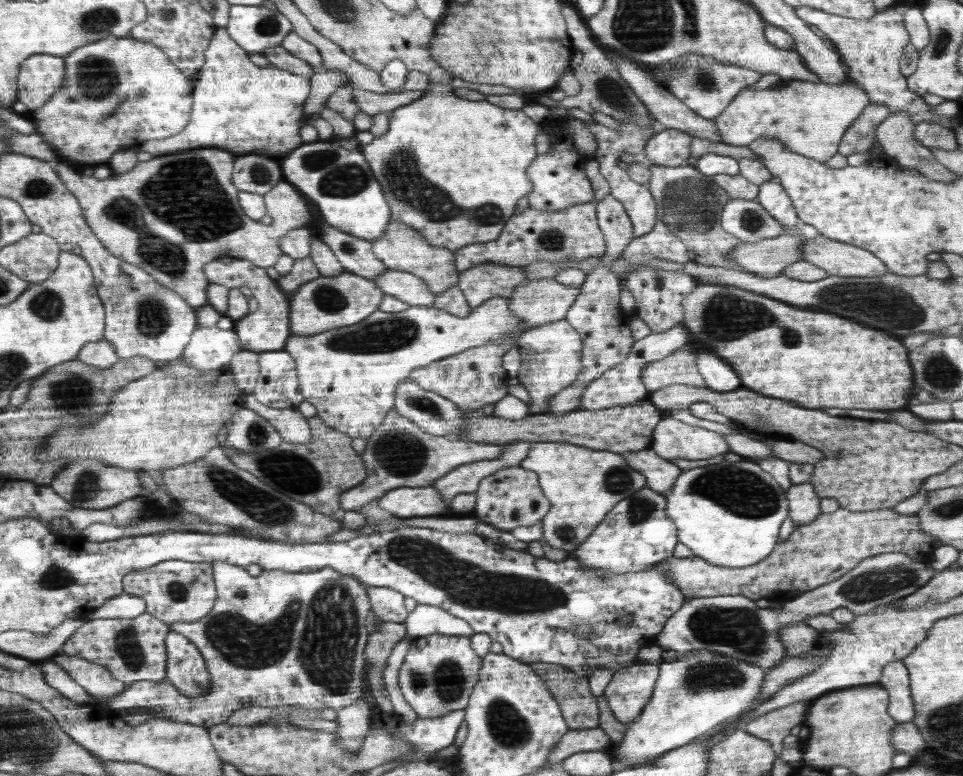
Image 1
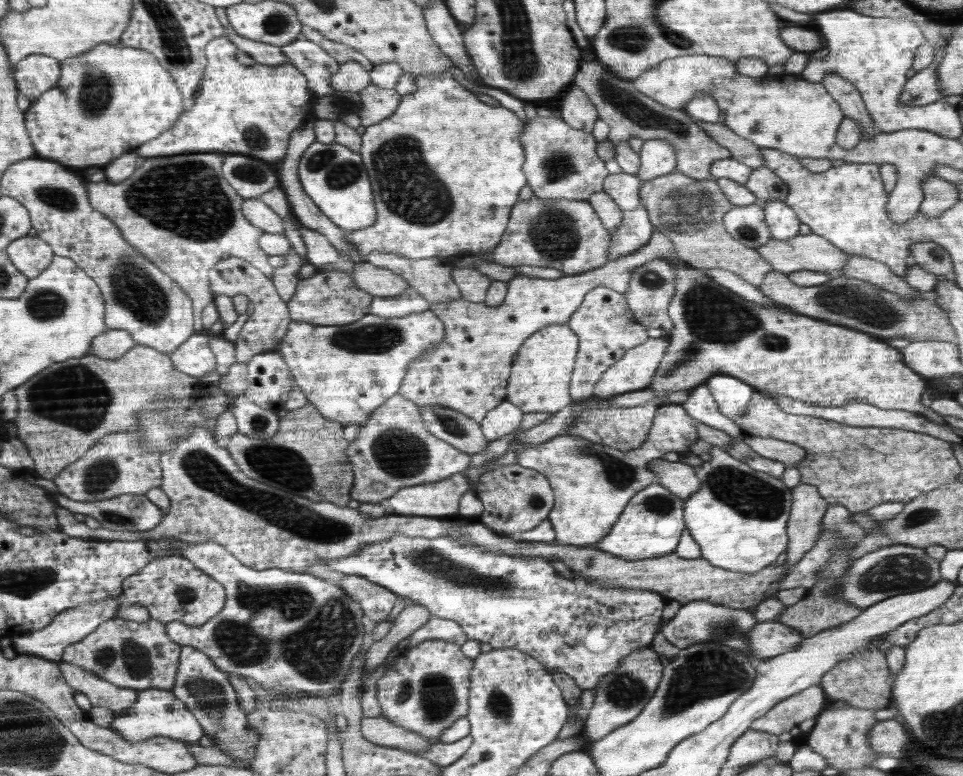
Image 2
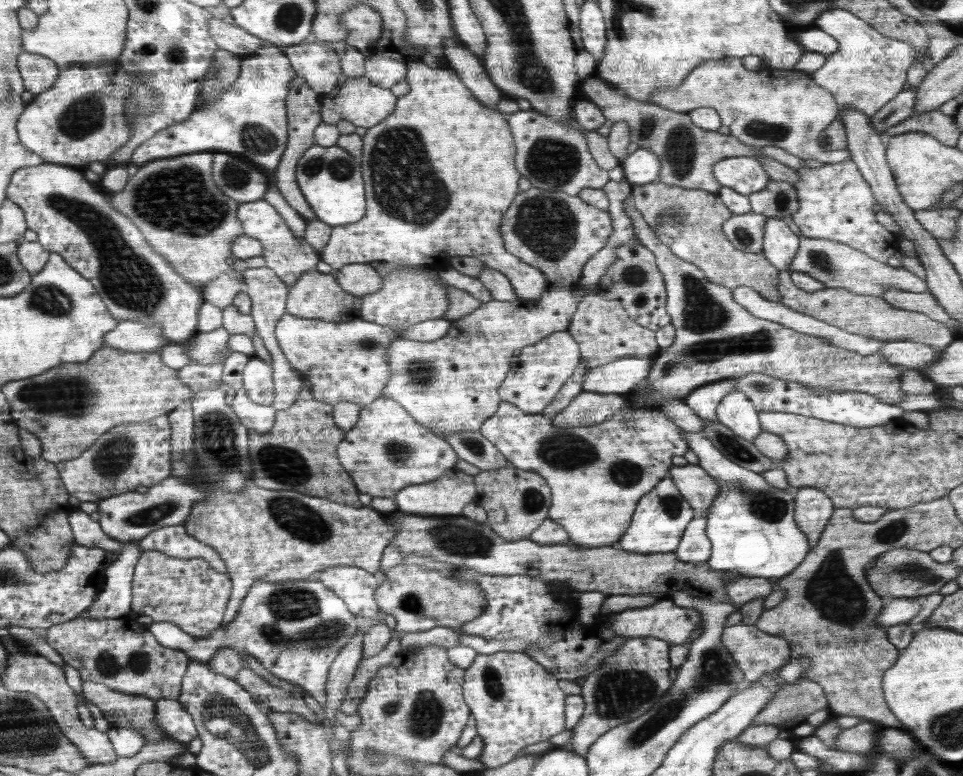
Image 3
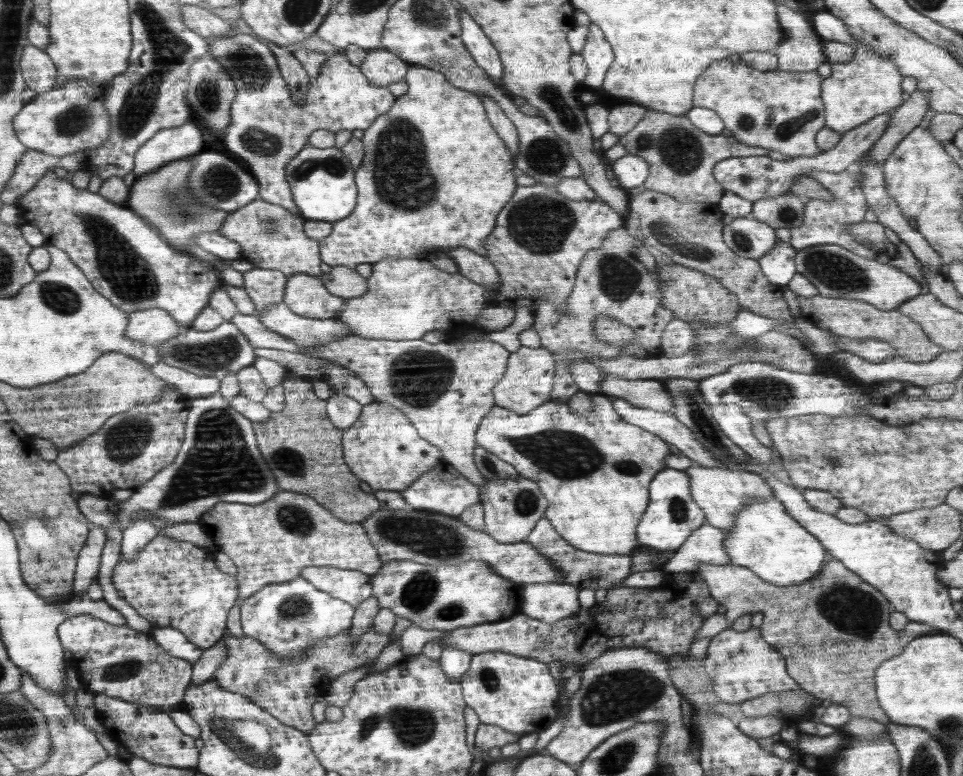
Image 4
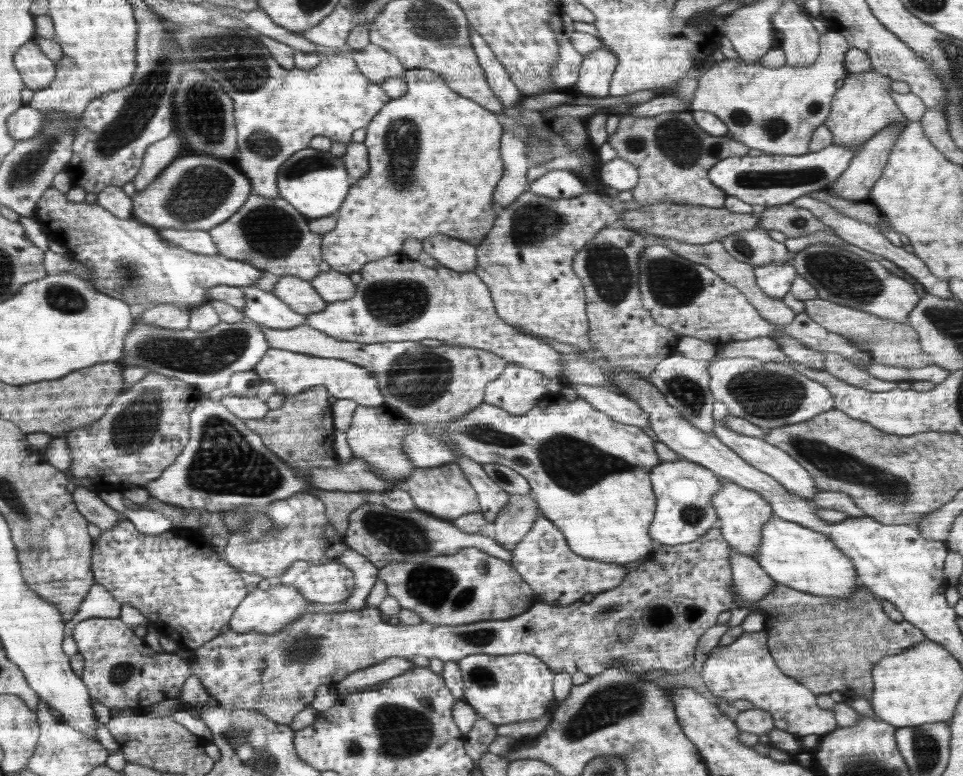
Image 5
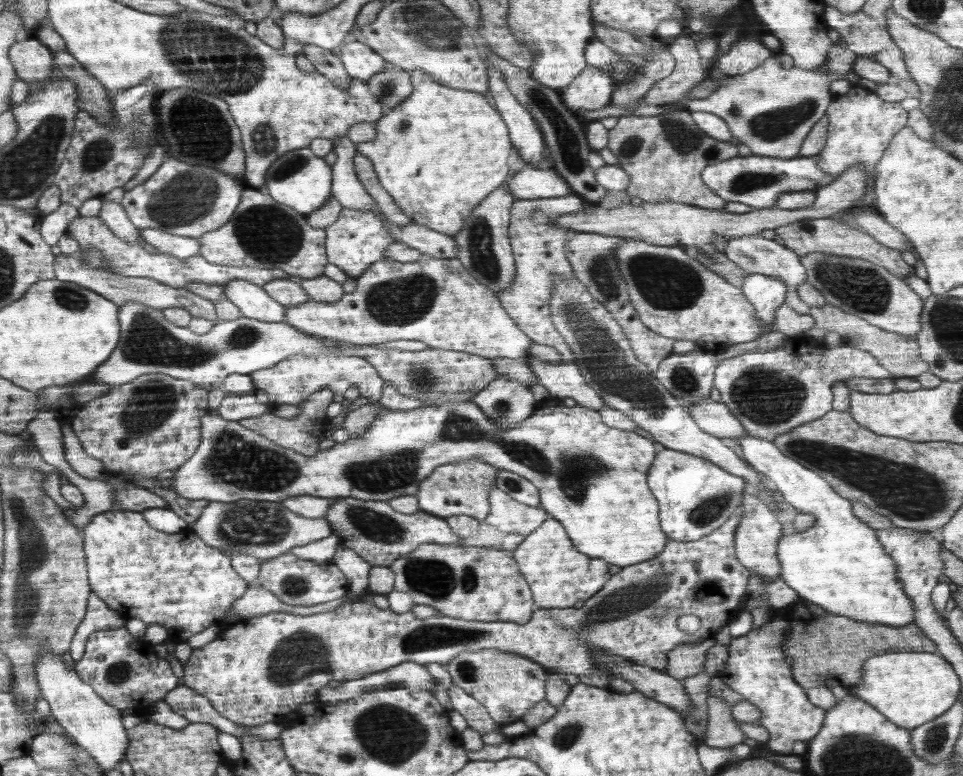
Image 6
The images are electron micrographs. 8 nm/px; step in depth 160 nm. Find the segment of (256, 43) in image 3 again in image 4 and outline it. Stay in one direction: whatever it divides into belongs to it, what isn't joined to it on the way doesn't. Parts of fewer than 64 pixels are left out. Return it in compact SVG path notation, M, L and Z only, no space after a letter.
M180 4L180 7L186 26L206 40L213 40L217 36L229 34L229 30L232 31L228 21L212 13L206 6Z

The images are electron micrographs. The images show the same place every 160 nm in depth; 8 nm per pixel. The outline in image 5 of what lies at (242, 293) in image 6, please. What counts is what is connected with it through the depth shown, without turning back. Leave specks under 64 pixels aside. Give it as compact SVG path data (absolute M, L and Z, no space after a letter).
M250 285L245 287L245 299L245 310L242 312L246 319L264 327L284 330L307 324L307 315L298 314L273 292Z

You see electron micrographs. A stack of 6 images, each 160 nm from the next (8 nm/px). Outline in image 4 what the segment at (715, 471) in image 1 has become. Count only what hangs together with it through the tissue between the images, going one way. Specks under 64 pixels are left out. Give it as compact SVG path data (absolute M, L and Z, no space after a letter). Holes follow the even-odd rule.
M610 397L617 413L630 424L642 427L663 438L668 444L673 444L693 465L706 468L730 469L721 463L710 451L707 451L694 438L692 431L683 425L671 412L656 412L648 408L630 404L620 397ZM776 498L746 503L735 516L733 529L725 532L723 549L729 556L730 563L750 569L758 578L771 582L779 587L800 585L810 577L819 575L821 566L828 559L827 550L816 536L810 534L798 521L786 512L784 505Z

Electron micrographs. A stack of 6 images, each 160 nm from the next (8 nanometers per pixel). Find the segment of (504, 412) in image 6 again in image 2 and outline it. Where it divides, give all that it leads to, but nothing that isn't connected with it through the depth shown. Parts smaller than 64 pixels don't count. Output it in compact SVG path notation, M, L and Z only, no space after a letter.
M546 325L534 332L520 346L513 360L506 383L505 400L518 406L523 413L547 412L551 415L566 408L573 400L569 395L569 382L576 362L579 340L567 325Z

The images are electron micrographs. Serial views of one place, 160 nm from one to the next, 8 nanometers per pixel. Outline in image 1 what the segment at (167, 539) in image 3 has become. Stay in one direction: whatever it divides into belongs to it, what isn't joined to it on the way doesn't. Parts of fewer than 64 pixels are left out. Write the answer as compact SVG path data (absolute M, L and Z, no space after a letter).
M214 560L213 577L216 582L217 600L213 606L213 610L206 616L192 622L174 622L170 625L172 630L186 635L190 642L195 643L201 653L205 657L205 662L209 674L213 676L213 689L206 693L202 698L186 698L184 694L178 691L173 683L140 681L132 685L128 684L128 688L124 693L118 694L116 698L110 700L98 701L100 705L110 707L112 713L127 713L135 709L148 709L152 715L152 719L160 718L160 720L168 720L168 722L182 722L182 724L194 724L209 730L210 727L218 724L226 723L226 719L233 717L234 711L238 711L244 707L260 706L266 709L277 708L282 706L293 706L313 711L322 711L323 709L334 709L338 711L346 706L354 705L354 702L362 698L366 692L365 676L366 676L366 660L365 646L369 642L369 633L366 629L366 618L372 612L372 606L369 599L369 591L357 578L350 575L342 575L333 568L326 567L324 569L310 569L300 572L288 572L286 570L264 570L259 575L252 575L244 566L236 566L232 562L220 562Z

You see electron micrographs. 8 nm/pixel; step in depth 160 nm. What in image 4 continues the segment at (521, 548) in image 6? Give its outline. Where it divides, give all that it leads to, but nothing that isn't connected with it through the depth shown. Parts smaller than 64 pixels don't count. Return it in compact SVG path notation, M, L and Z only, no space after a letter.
M546 517L536 523L525 540L534 545L540 554L550 559L551 563L559 568L563 578L558 583L568 583L577 588L578 592L582 588L608 590L612 584L616 584L630 575L629 570L632 563L629 555L603 555L580 550L564 540Z

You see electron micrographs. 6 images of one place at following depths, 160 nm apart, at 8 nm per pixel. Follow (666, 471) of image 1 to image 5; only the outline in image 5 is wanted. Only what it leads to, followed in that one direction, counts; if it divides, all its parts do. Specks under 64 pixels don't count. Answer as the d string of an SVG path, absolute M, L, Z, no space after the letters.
M722 477L721 487L711 498L713 507L717 510L718 527L724 540L732 550L748 555L750 558L757 557L757 548L761 543L762 527L773 517L770 503L760 496L759 492L735 485Z

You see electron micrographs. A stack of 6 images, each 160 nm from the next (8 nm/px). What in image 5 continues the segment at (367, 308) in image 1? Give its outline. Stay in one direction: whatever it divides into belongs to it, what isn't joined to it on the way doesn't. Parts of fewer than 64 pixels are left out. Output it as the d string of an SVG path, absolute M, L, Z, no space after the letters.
M294 276L280 277L273 293L298 314L314 314L326 309L328 305L310 281Z

